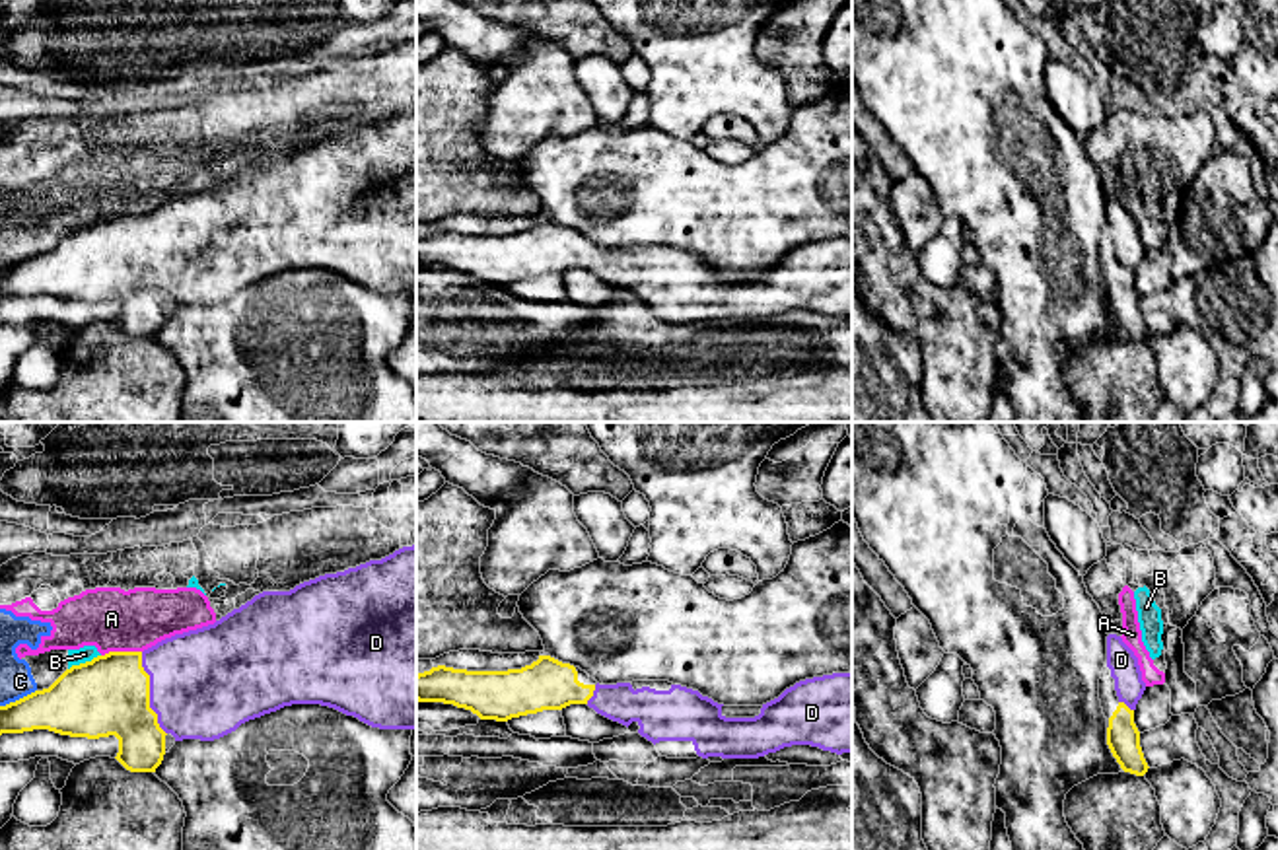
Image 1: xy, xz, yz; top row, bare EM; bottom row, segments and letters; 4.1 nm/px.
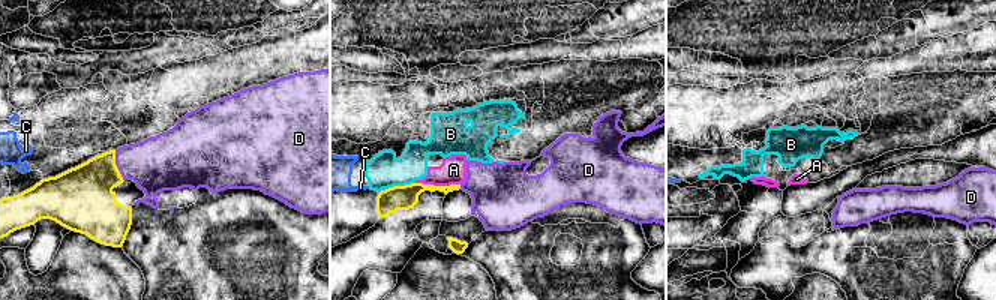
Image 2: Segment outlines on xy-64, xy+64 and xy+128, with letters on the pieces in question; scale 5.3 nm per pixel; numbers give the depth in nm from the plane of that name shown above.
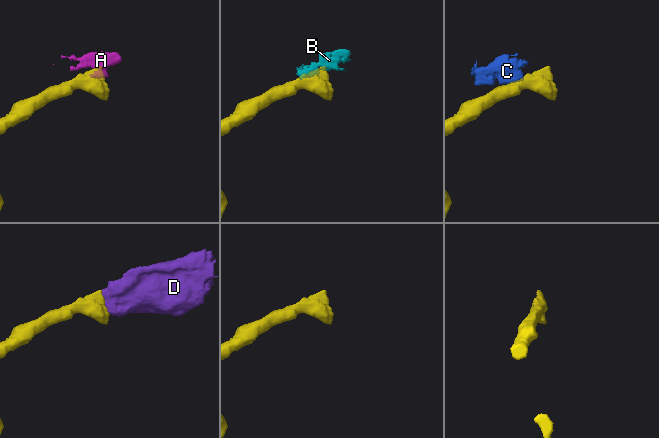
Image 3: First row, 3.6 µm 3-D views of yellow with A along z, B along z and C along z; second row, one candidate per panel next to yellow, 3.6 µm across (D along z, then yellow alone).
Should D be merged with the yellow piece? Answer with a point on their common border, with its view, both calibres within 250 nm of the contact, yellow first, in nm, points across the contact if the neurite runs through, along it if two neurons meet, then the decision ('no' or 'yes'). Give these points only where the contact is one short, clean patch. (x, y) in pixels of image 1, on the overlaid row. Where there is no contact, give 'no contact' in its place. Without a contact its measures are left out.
xy (148, 693) | 320/460 nm | across xy (109, 695), (148, 693), (181, 683), (205, 683) | yes

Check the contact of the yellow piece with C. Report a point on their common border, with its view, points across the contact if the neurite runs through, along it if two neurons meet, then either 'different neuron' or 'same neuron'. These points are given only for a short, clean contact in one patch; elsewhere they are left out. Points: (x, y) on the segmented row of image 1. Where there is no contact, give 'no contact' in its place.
xy (20, 699) | along xy (35, 689), (0, 707) | different neuron

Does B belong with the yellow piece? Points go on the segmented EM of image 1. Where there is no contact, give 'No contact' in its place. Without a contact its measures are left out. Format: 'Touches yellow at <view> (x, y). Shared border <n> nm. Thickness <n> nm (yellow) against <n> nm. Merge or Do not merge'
Touches yellow at xy (86, 662). Shared border 150 nm. Thickness 320 nm (yellow) against 70 nm. Do not merge

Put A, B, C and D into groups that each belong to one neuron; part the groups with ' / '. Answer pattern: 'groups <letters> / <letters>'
groups A B C / D

